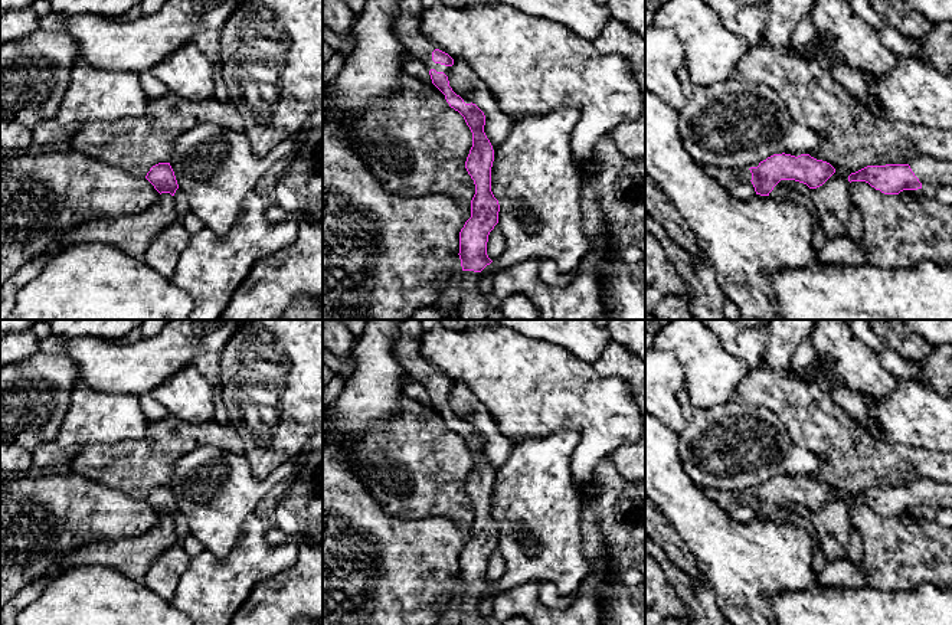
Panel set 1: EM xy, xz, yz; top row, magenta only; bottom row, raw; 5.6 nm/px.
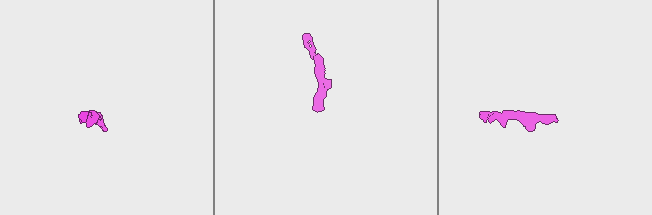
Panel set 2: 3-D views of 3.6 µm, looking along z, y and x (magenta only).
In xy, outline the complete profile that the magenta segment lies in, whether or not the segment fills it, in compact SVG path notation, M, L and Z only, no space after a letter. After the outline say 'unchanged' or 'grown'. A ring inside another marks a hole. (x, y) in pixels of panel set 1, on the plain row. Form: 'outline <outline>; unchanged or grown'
outline M158 485L150 491L145 501L154 508L154 511L161 516L170 516L174 518L179 511L174 494L170 485Z; unchanged

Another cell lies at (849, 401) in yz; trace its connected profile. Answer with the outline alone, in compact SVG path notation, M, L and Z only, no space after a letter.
M818 382L832 400L847 413L850 413L861 426L871 423L866 400L847 387L837 387L828 382Z

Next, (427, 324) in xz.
M419 320L423 331L436 325L442 325L449 330L467 330L472 327L498 325L497 320Z

